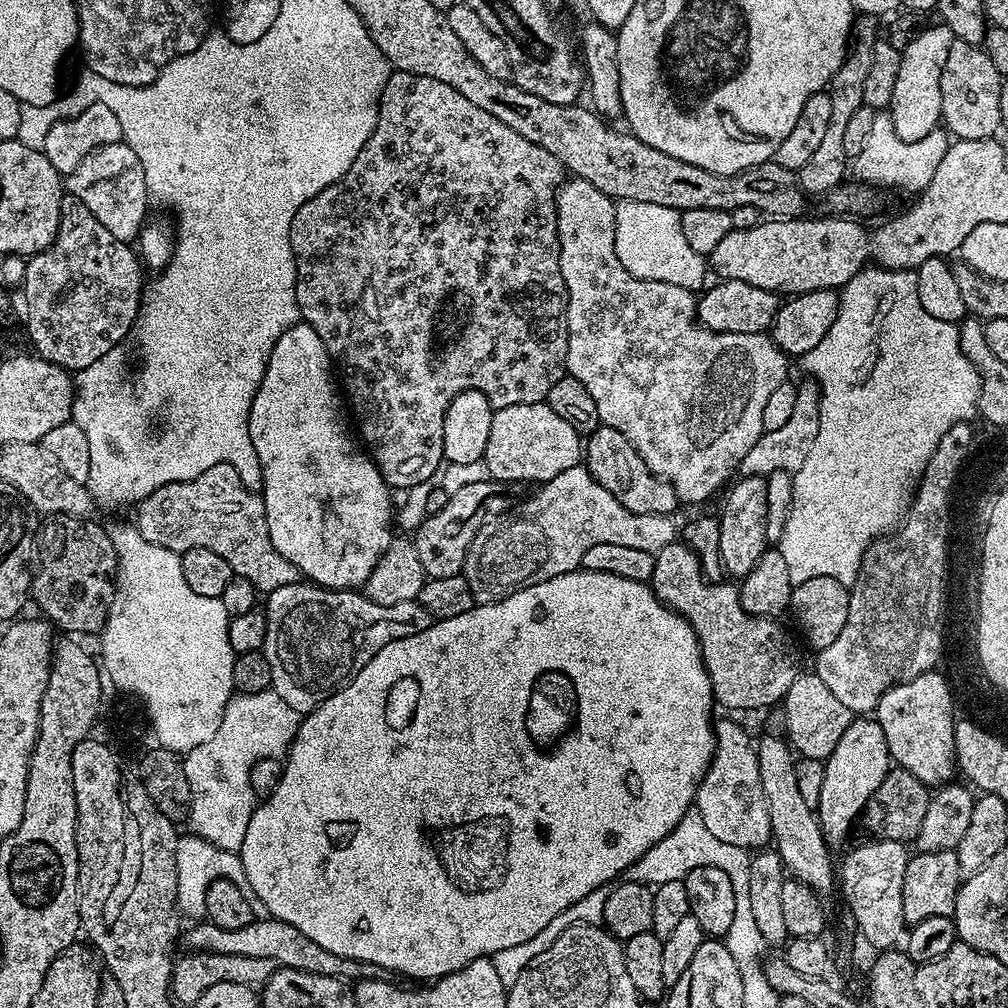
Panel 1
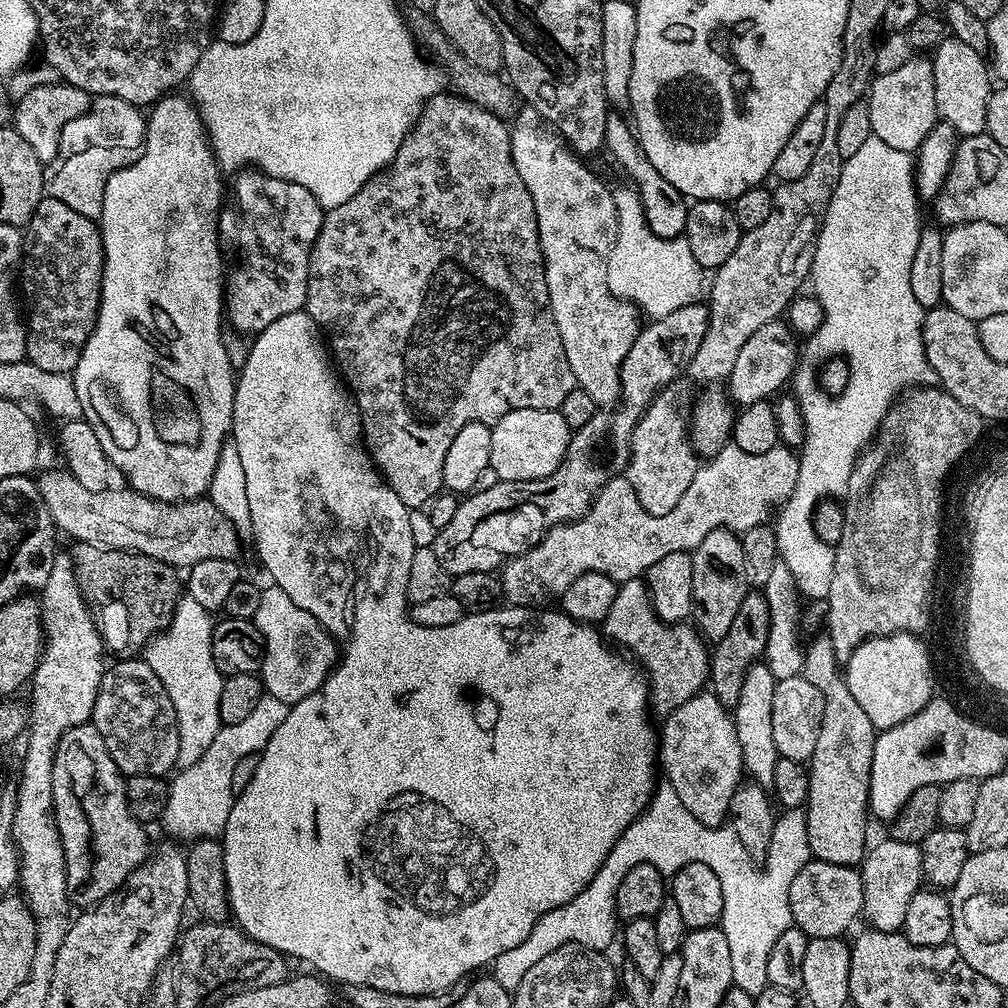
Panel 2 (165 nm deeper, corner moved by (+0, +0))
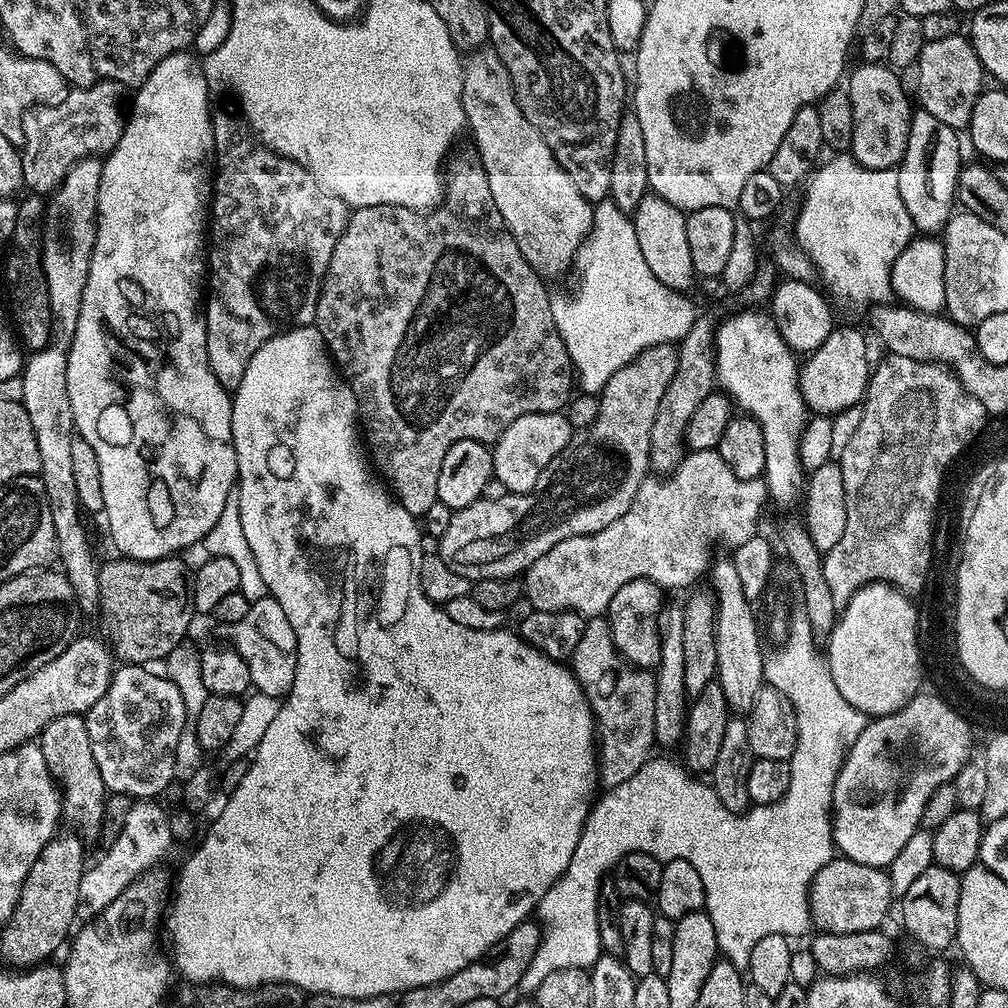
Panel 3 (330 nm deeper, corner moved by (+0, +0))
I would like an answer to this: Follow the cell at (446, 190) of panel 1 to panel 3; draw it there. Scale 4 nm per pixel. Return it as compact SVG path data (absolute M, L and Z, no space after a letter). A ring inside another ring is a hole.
M464 164L453 170L452 177L447 177L446 180L446 199L431 210L423 212L397 204L355 209L348 217L346 230L334 246L328 275L324 277L324 286L320 289L316 307L314 327L322 334L325 348L356 396L358 420L362 425L362 436L366 441L371 463L378 472L380 467L379 475L386 481L391 495L399 500L400 505L411 516L417 518L424 517L426 510L434 506L442 458L446 458L446 450L450 450L454 442L495 442L506 430L506 426L514 422L514 418L522 418L535 412L559 412L574 395L572 359L566 350L566 342L562 342L562 334L556 329L550 291L543 284L545 281L541 273L532 268L530 262L526 262L502 214L498 214L498 206L494 206L494 198L490 194L488 175L483 168L472 164Z

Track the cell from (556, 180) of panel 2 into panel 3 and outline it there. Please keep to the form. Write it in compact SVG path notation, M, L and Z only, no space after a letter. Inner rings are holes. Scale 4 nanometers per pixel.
M477 46L471 49L463 57L462 75L464 118L470 132L472 128L476 148L480 151L478 164L488 175L494 206L498 206L498 214L502 214L514 242L518 242L518 250L522 250L526 262L530 262L530 266L545 277L552 276L563 268L571 269L576 251L588 236L588 231L592 229L593 201L578 194L578 186L570 182L570 174L562 170L552 147L544 141L544 135L522 114L506 66L502 58L498 58L495 48Z

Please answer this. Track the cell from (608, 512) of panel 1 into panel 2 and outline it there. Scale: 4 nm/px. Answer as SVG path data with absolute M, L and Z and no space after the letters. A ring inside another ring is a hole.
M727 443L721 452L697 467L694 482L682 494L682 502L670 510L670 514L655 516L650 514L638 502L638 494L634 494L634 486L630 486L627 475L615 476L604 484L604 489L592 501L585 516L576 520L557 524L551 528L547 536L542 537L539 544L526 550L520 556L505 560L499 569L500 585L504 591L504 600L512 606L544 606L547 600L559 601L570 582L574 578L582 578L587 572L601 572L612 580L623 582L643 577L658 558L666 558L666 554L675 552L691 553L710 534L719 528L731 528L737 534L743 534L759 524L768 524L774 513L792 497L794 486L798 482L800 469L799 455L791 447L778 446L774 450L766 450L766 454L746 454L734 443Z

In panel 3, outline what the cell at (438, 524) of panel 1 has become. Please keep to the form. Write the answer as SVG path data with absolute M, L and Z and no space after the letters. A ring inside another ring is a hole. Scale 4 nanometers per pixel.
M659 344L648 348L641 356L630 361L606 382L598 399L598 418L590 426L579 429L568 443L562 456L556 456L546 466L543 483L535 492L509 494L501 499L479 499L470 506L453 511L446 534L438 537L438 554L450 570L457 571L470 581L498 578L507 580L527 572L529 566L546 550L558 546L571 536L594 534L606 530L610 522L618 522L634 502L644 479L650 475L650 438L654 430L654 418L658 406L676 373L678 352L672 344Z

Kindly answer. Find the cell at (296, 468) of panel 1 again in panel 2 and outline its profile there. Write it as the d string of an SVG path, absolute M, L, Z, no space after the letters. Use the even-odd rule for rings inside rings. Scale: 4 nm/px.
M301 310L278 318L278 322L270 322L270 326L266 326L261 332L255 333L253 340L256 341L253 342L252 349L247 349L244 363L239 365L236 376L234 414L232 415L230 433L238 450L238 458L242 458L242 470L246 474L246 499L250 502L250 522L252 523L250 536L251 539L256 539L256 552L260 555L261 566L268 571L268 576L272 579L269 581L275 587L281 588L289 596L290 602L294 602L294 606L302 606L302 610L306 610L306 614L313 616L328 631L333 640L342 642L342 655L318 691L289 707L286 722L282 722L282 726L278 726L278 730L274 730L270 742L266 742L263 752L259 753L258 770L254 770L254 778L250 778L250 786L246 786L246 790L239 792L232 801L230 818L226 818L222 837L226 882L228 883L228 906L234 920L236 916L237 921L235 920L235 923L240 931L244 932L250 939L258 941L259 944L270 946L285 957L291 958L293 956L296 960L305 960L306 963L313 964L317 968L313 969L329 981L363 982L366 986L374 986L374 990L388 990L390 994L434 994L454 986L459 980L471 977L473 975L471 972L475 968L480 968L483 964L491 965L506 950L514 950L514 946L518 946L524 941L526 934L530 934L530 930L534 930L534 922L538 922L538 918L542 914L546 914L549 908L562 906L578 894L582 894L582 890L586 890L590 878L594 878L594 874L598 874L602 862L606 860L606 854L610 854L616 839L624 833L626 826L630 826L630 822L634 822L637 815L647 808L649 797L656 791L658 783L658 777L656 777L656 772L658 776L658 732L657 729L652 729L652 724L648 721L648 716L650 717L650 685L645 673L627 655L624 657L619 656L616 652L611 652L611 650L616 650L609 647L605 637L593 625L581 624L579 620L571 620L563 610L544 612L548 610L529 610L524 606L501 606L485 612L468 612L458 622L454 622L454 626L430 626L429 628L418 626L418 622L409 618L410 562L418 547L418 541L416 541L415 534L412 533L411 526L404 524L404 521L410 516L410 509L401 502L398 494L394 494L394 490L390 490L390 486L385 482L384 477L377 472L375 464L372 463L368 449L364 447L360 411L351 392L348 391L343 379L334 367L333 357L326 347L326 340L320 327L314 322L314 318L308 316L307 311Z

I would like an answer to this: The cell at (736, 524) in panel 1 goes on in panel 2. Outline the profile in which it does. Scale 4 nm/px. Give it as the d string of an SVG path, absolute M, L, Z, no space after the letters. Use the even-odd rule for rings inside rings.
M719 528L706 538L697 548L693 548L692 558L692 602L691 619L705 641L715 642L726 638L726 630L734 623L738 606L747 598L750 581L743 542L731 528Z

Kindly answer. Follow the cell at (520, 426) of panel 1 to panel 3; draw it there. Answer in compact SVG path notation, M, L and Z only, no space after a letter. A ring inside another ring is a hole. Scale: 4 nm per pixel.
M563 411L535 412L522 418L514 418L514 422L510 422L510 426L506 426L506 430L494 442L493 477L503 482L510 494L535 492L546 466L550 466L556 456L564 455L573 435L574 429Z

